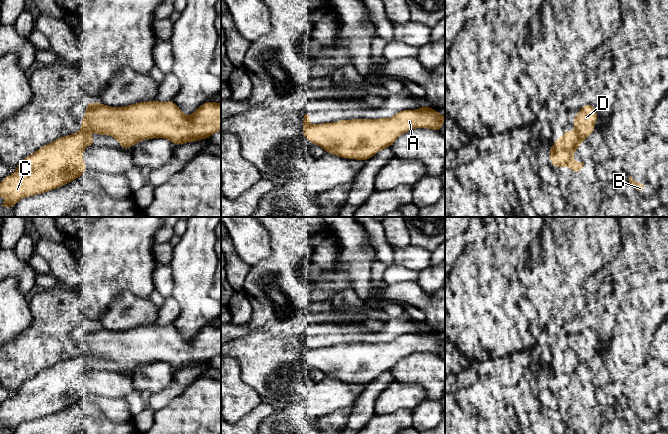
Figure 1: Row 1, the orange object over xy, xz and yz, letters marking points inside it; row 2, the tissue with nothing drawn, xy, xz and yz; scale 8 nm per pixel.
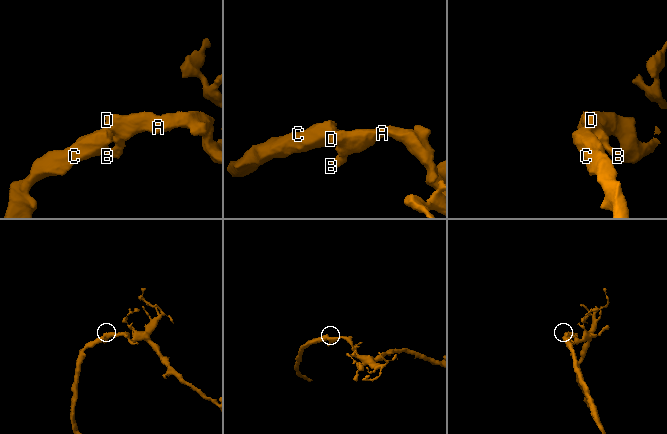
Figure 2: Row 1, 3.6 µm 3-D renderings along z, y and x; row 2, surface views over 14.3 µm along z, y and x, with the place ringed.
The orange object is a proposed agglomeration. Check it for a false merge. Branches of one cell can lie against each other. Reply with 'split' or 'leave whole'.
split

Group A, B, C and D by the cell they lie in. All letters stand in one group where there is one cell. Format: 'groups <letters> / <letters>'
groups A B D / C

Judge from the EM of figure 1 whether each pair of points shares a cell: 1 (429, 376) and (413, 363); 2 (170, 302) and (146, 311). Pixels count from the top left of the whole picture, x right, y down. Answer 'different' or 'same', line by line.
1: same
2: different

